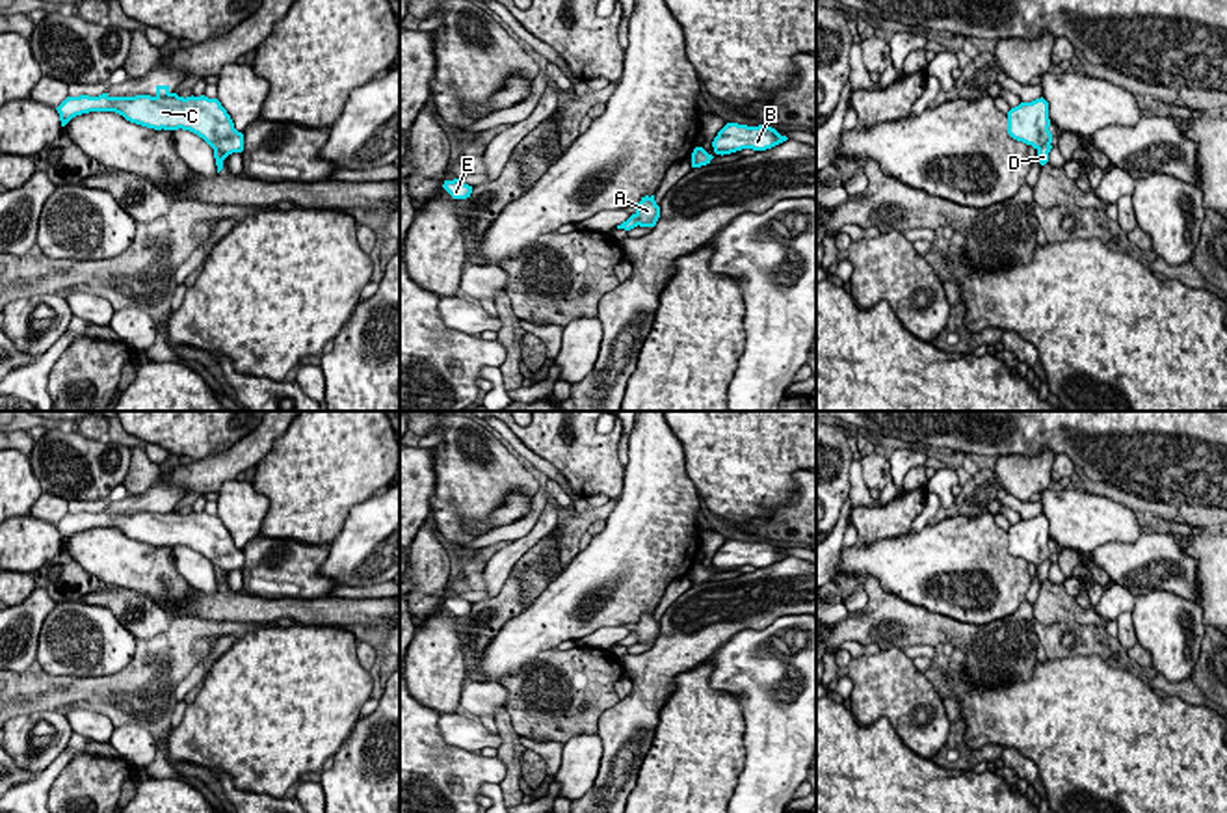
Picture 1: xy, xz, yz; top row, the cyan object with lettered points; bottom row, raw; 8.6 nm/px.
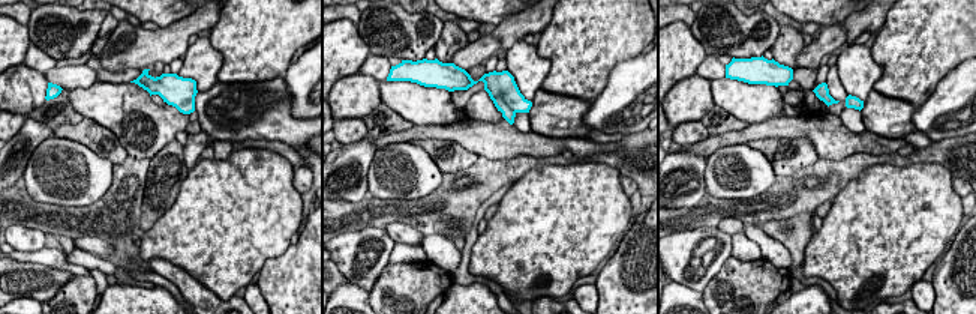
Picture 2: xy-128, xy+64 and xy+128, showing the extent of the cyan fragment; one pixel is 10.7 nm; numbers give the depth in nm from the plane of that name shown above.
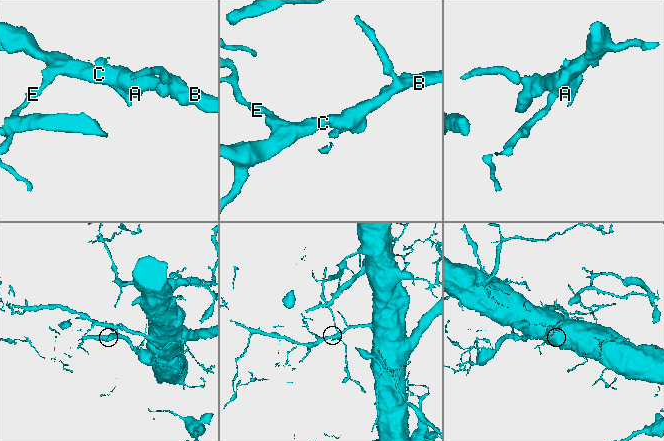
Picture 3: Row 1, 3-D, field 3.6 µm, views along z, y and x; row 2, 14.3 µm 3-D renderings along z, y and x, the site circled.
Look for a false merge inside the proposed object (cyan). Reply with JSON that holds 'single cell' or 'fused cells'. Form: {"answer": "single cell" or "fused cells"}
{"answer": "fused cells"}

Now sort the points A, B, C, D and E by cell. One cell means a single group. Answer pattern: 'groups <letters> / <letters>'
groups A B C E / D

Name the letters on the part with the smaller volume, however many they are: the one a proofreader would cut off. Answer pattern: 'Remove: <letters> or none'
Remove: D

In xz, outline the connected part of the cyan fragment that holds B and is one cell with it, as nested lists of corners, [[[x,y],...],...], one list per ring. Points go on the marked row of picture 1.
[[[727,123],[714,138],[712,147],[716,154],[723,156],[742,149],[766,151],[786,140],[772,127]]]

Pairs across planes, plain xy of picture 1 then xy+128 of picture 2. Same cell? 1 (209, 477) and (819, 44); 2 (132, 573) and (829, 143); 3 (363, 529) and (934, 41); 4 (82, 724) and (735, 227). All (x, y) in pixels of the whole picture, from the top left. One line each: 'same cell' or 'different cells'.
1: different cells
2: different cells
3: different cells
4: same cell

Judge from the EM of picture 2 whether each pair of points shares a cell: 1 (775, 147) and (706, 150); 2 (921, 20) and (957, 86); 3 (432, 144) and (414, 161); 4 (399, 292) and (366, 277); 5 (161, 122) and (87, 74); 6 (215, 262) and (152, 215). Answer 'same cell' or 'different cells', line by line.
1: different cells
2: different cells
3: different cells
4: different cells
5: different cells
6: different cells

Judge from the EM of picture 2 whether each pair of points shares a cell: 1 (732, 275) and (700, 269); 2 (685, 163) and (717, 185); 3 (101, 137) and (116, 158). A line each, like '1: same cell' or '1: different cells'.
1: different cells
2: different cells
3: same cell

